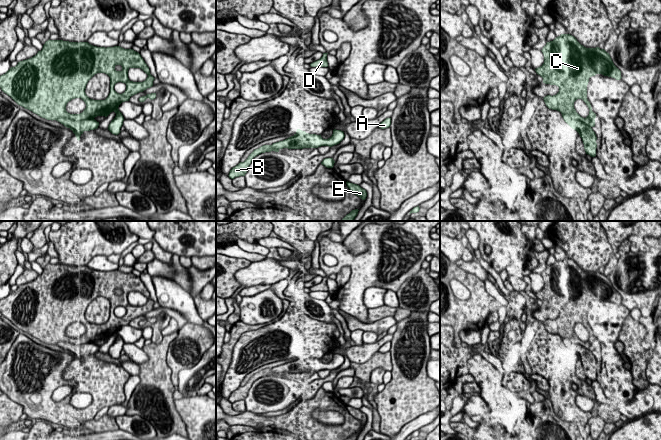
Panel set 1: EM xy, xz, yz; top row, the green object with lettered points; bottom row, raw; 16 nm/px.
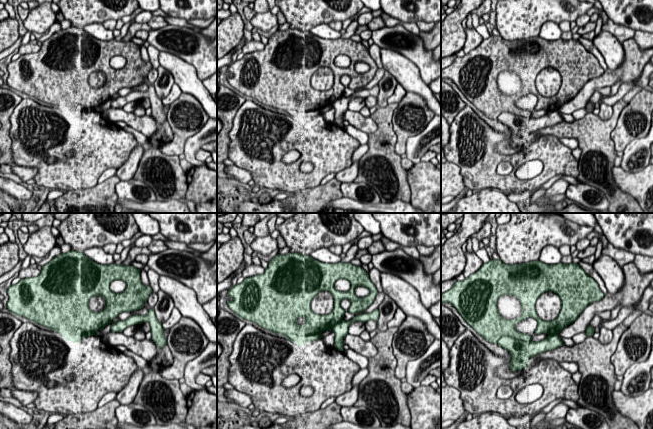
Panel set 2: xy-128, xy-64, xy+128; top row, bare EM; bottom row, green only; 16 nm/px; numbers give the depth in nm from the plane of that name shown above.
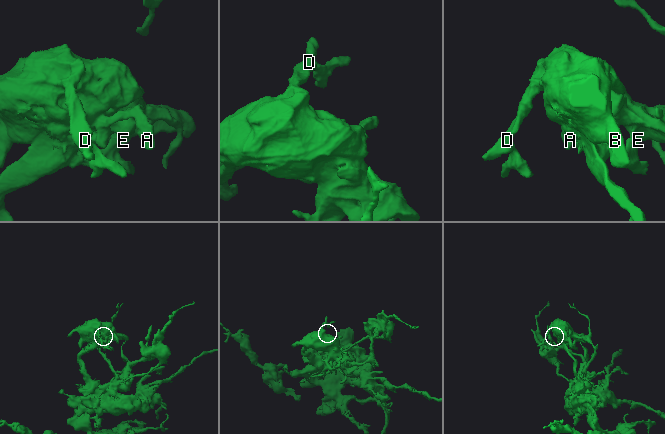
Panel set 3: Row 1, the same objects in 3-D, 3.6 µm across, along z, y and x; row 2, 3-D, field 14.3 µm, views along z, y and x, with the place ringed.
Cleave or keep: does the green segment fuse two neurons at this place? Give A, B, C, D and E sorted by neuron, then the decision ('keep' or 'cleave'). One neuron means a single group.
A / B C D E | cleave

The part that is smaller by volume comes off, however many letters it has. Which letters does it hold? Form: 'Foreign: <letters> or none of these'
Foreign: B, C, D, E

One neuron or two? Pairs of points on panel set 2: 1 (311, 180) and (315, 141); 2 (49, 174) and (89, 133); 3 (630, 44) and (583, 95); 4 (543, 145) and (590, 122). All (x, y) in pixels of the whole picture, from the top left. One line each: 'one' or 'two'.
1: one
2: one
3: one
4: two

